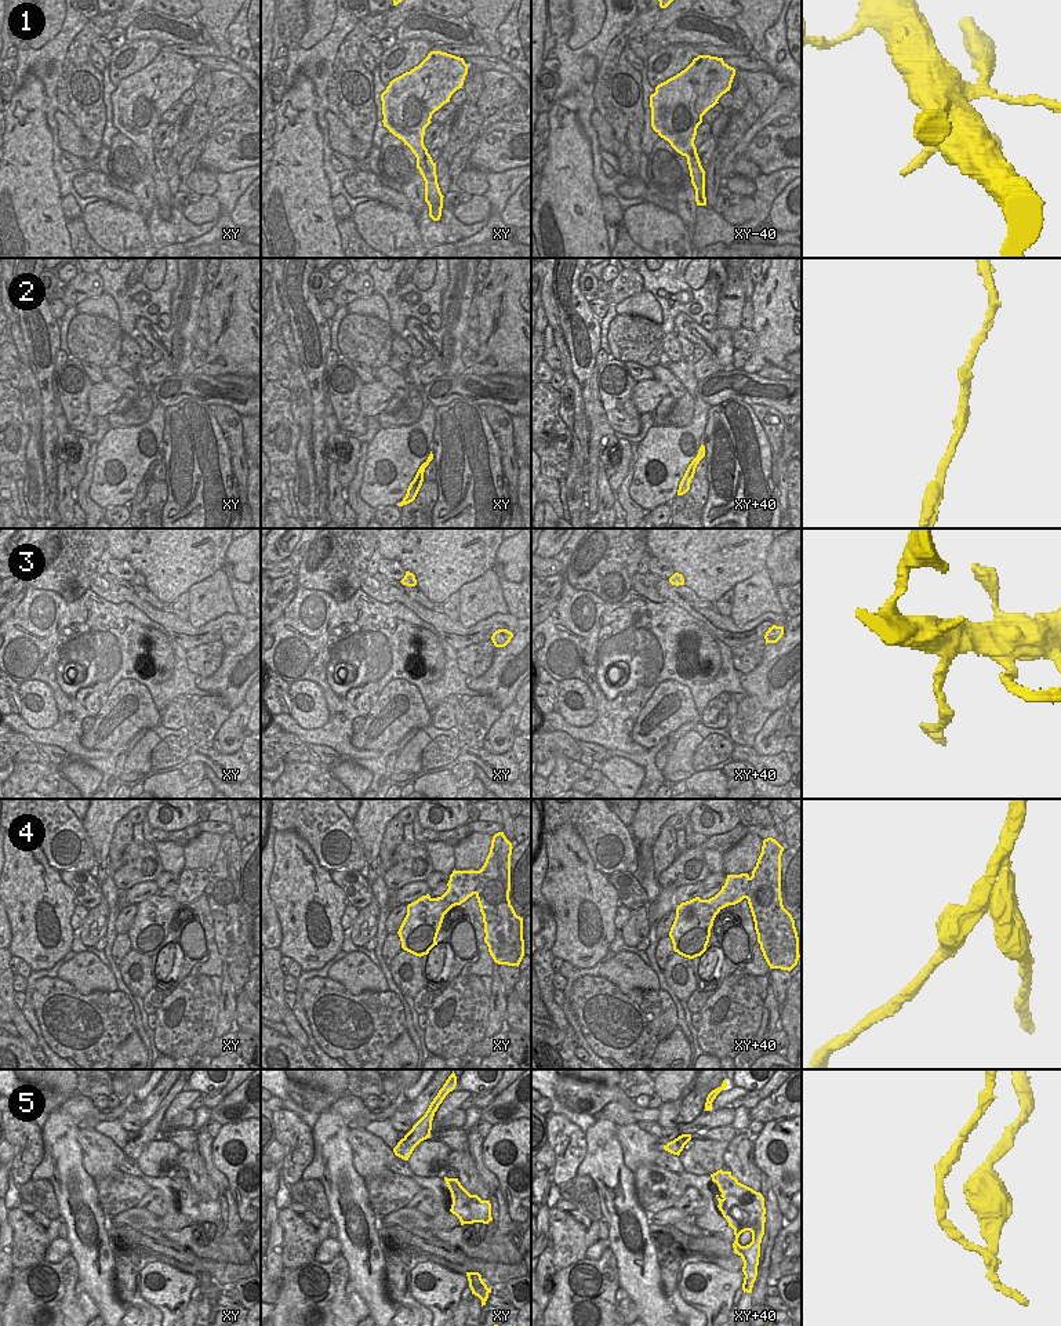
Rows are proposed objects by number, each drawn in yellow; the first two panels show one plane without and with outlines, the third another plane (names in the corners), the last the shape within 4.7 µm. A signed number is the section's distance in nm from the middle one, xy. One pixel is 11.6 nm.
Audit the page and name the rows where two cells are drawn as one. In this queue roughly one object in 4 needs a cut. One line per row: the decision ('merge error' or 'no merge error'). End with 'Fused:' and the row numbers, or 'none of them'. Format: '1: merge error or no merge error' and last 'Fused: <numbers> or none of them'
1: no merge error
2: no merge error
3: no merge error
4: merge error
5: merge error
Fused: 4, 5

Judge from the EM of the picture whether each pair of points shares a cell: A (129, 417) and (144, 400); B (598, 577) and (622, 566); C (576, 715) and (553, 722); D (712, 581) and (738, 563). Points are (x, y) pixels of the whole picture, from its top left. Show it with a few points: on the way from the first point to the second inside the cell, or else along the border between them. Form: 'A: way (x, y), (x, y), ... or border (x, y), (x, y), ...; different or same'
A: way (133, 413), (141, 404); same
B: way (603, 571), (609, 566), (617, 566); same
C: border (558, 712), (574, 726), (589, 726), (596, 719); different
D: way (719, 574), (731, 565); same

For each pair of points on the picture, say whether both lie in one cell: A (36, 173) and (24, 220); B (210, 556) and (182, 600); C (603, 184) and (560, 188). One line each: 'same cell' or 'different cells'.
A: same cell
B: different cells
C: different cells

